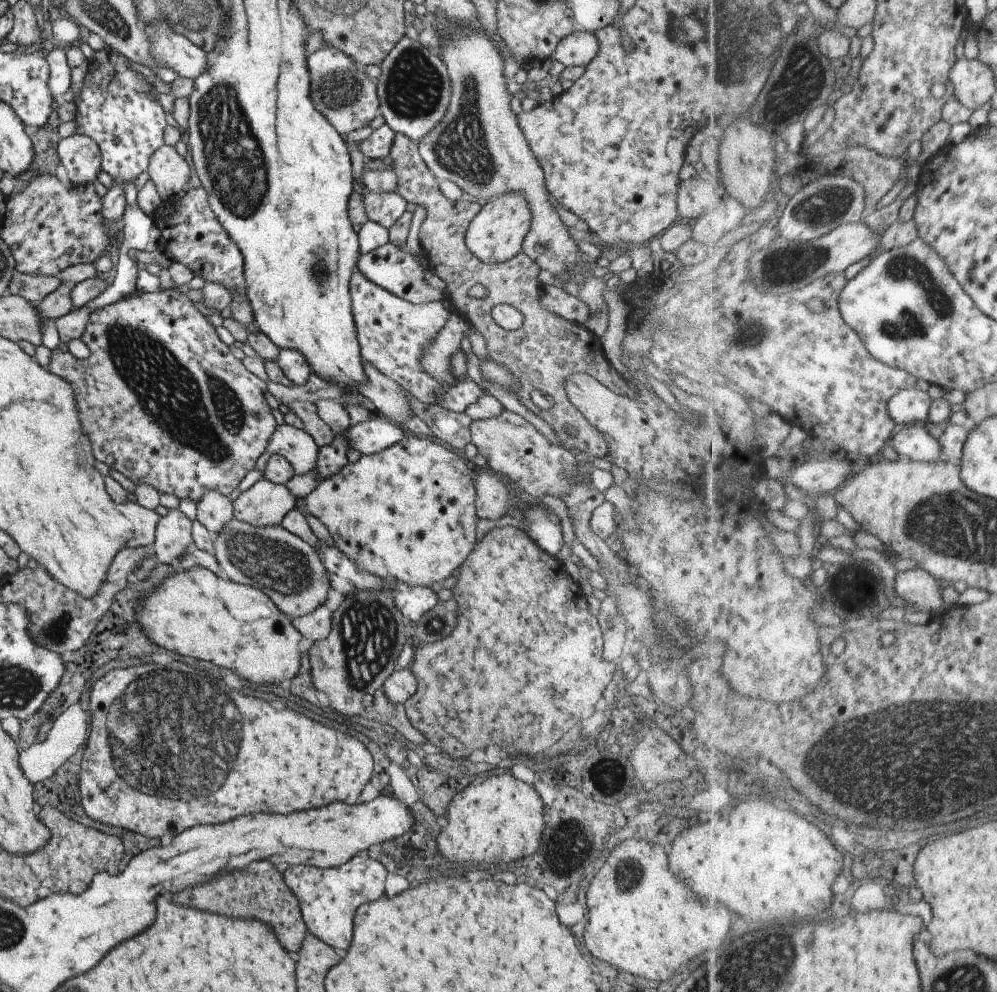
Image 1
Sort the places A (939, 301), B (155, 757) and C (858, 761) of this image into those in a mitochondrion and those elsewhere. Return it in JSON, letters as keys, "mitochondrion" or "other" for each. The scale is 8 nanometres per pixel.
{"A":"mitochondrion","B":"mitochondrion","C":"mitochondrion"}

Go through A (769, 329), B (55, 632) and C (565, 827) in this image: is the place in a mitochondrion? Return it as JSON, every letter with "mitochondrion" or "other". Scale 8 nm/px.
{"A":"mitochondrion","B":"mitochondrion","C":"other"}

